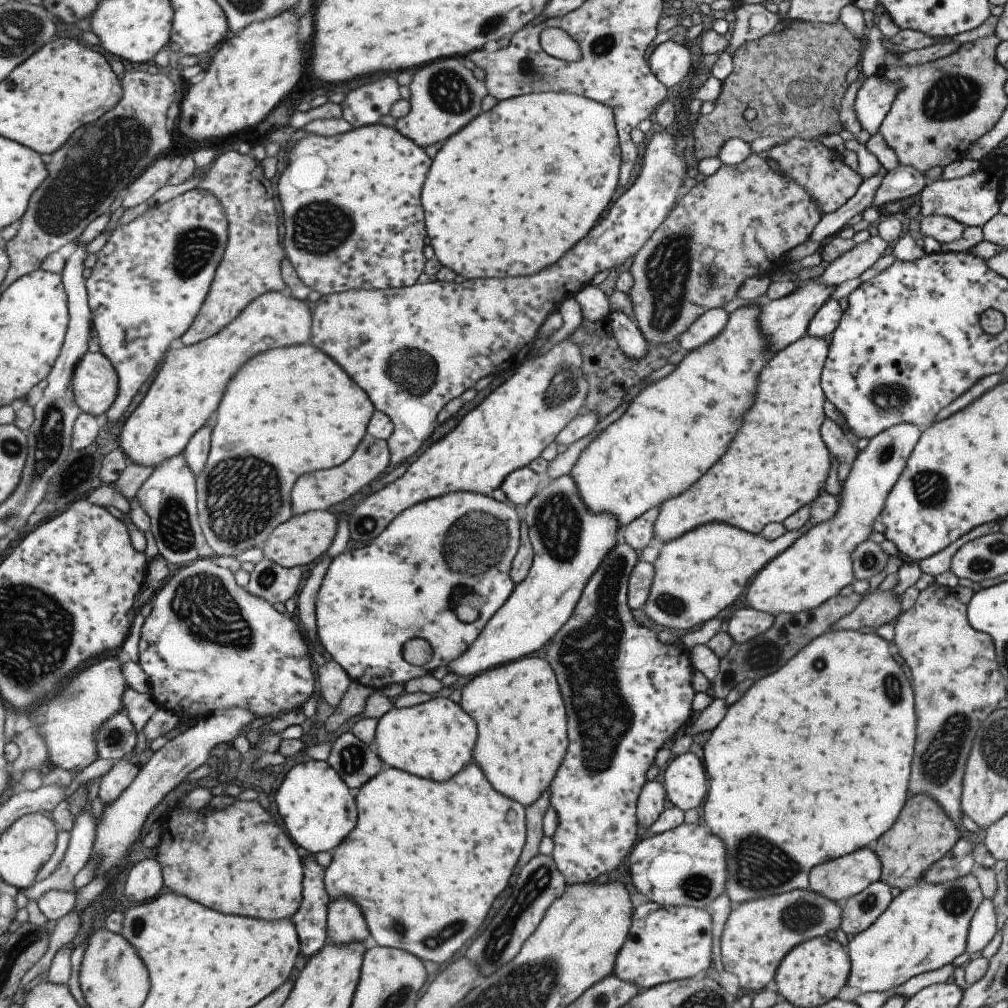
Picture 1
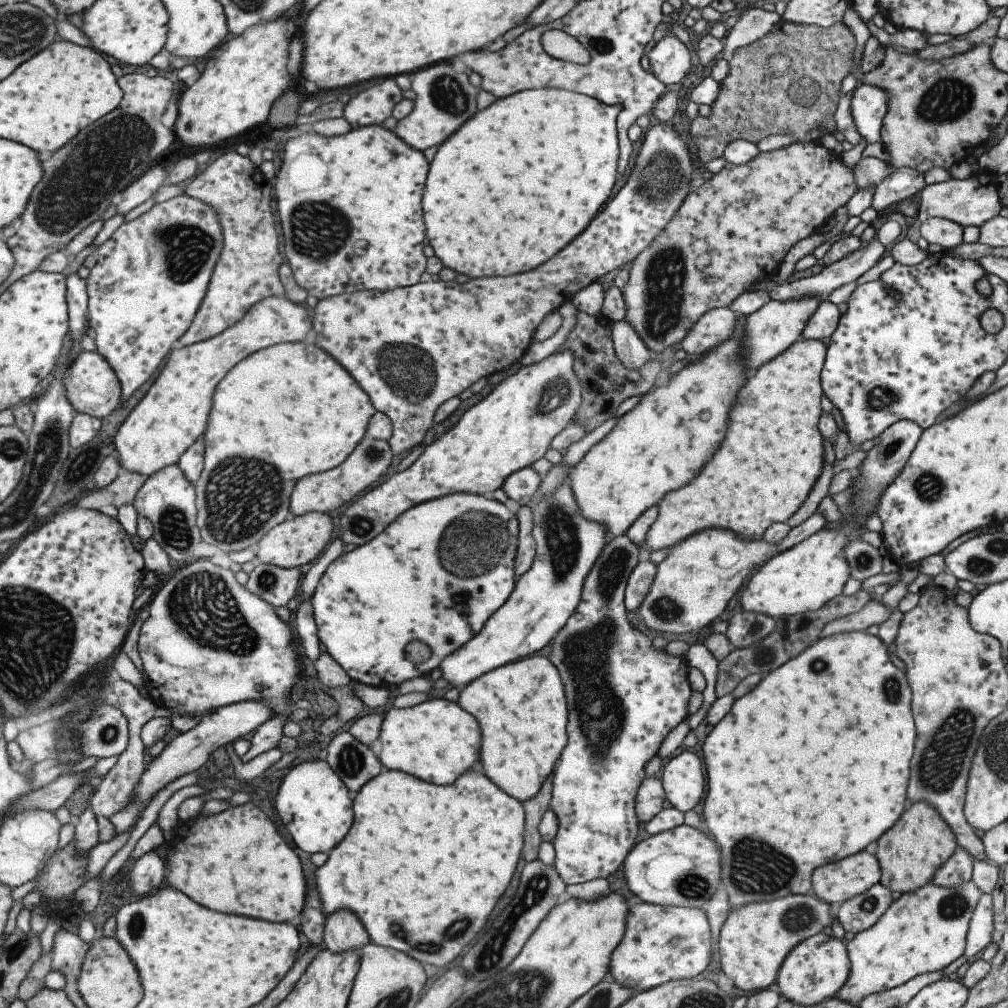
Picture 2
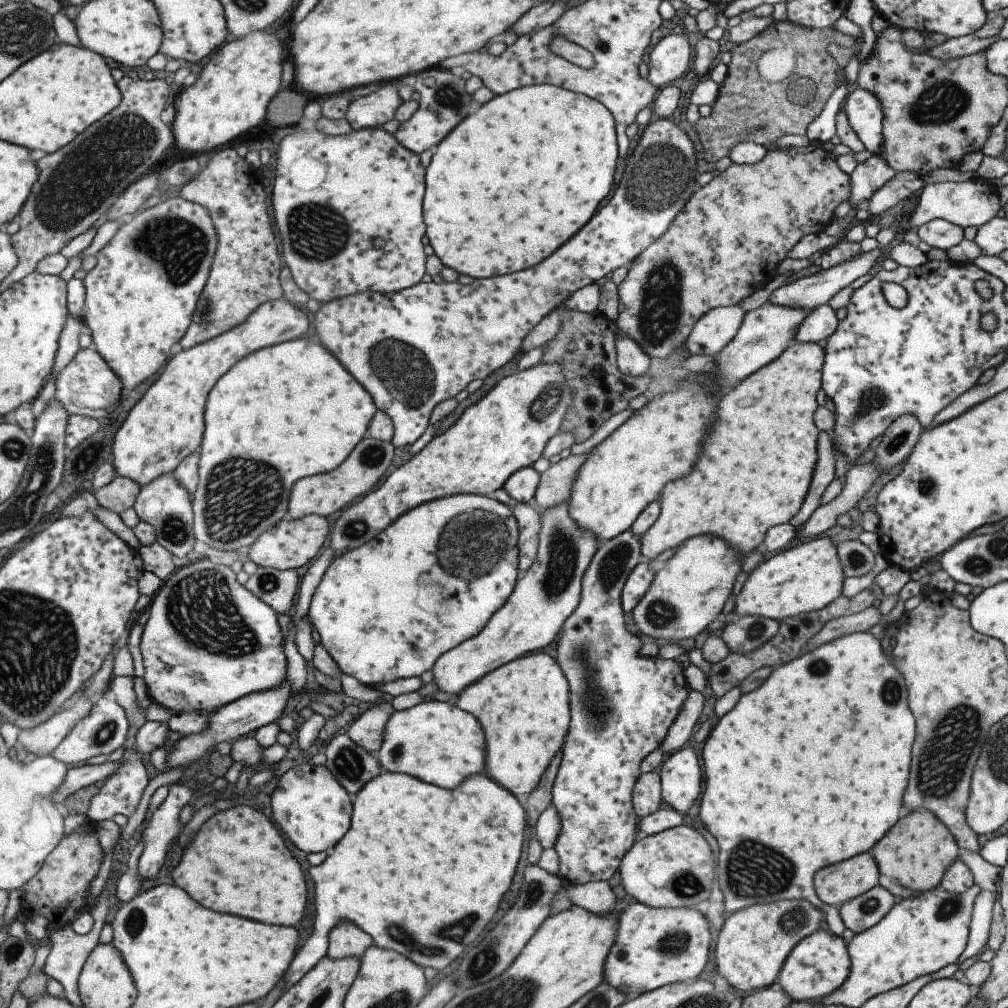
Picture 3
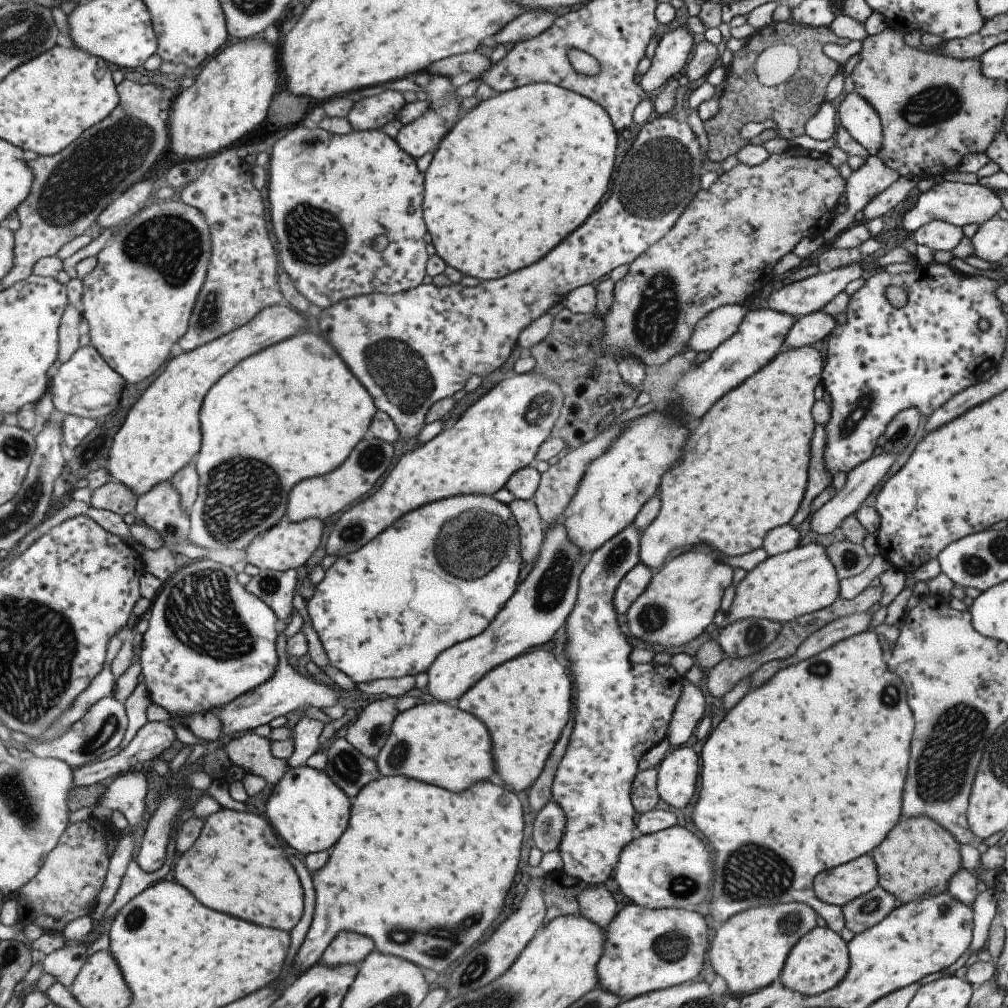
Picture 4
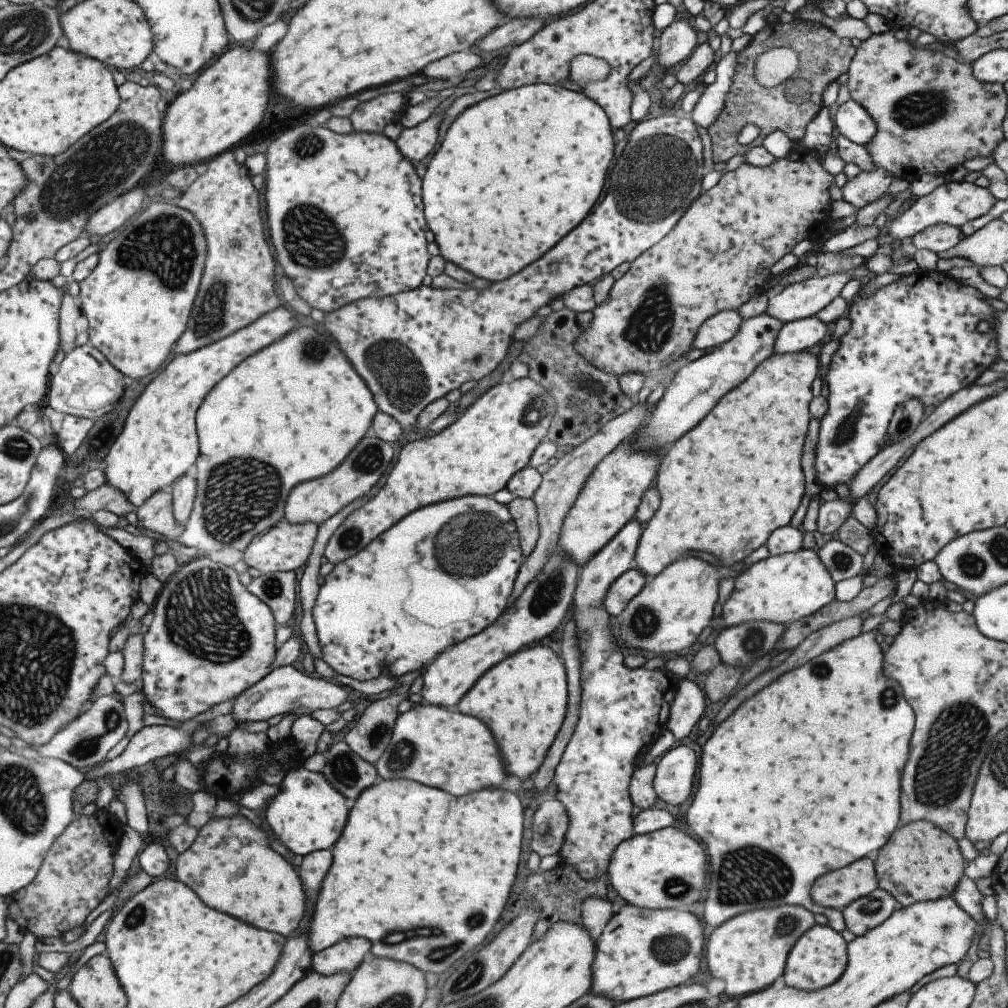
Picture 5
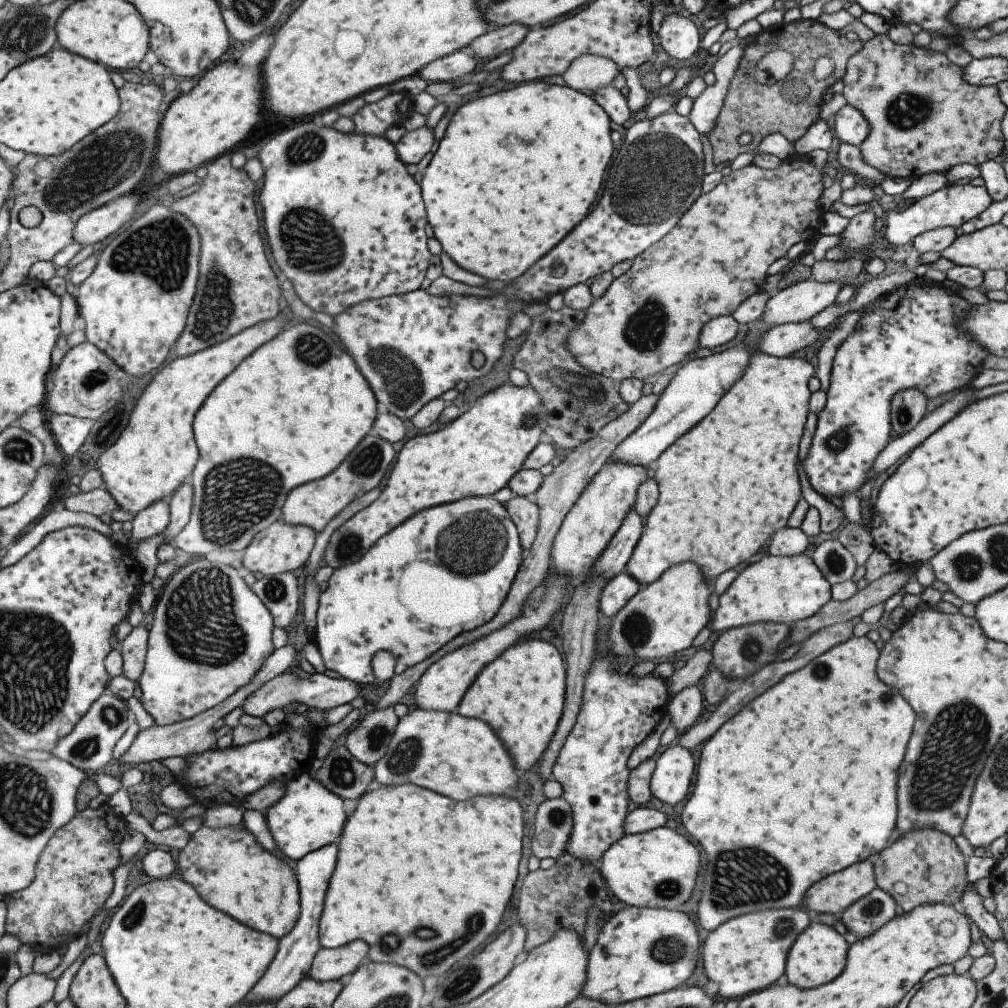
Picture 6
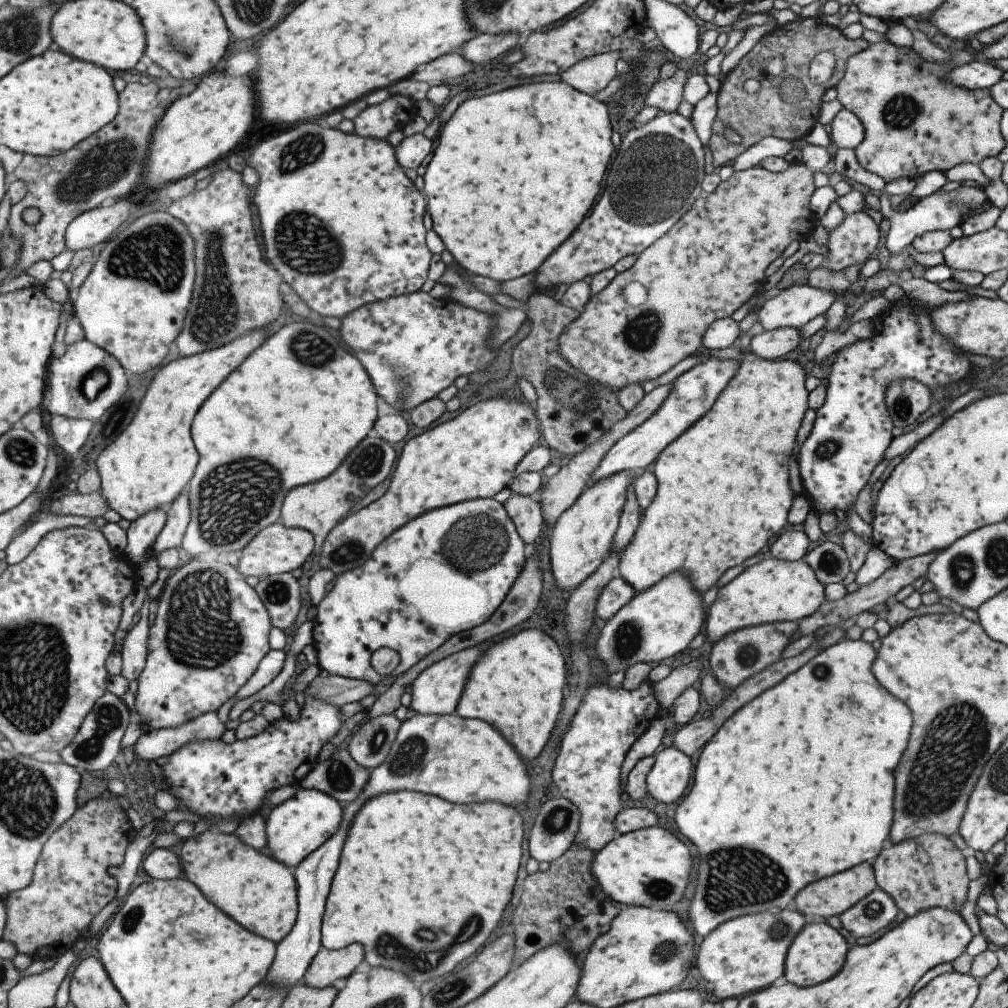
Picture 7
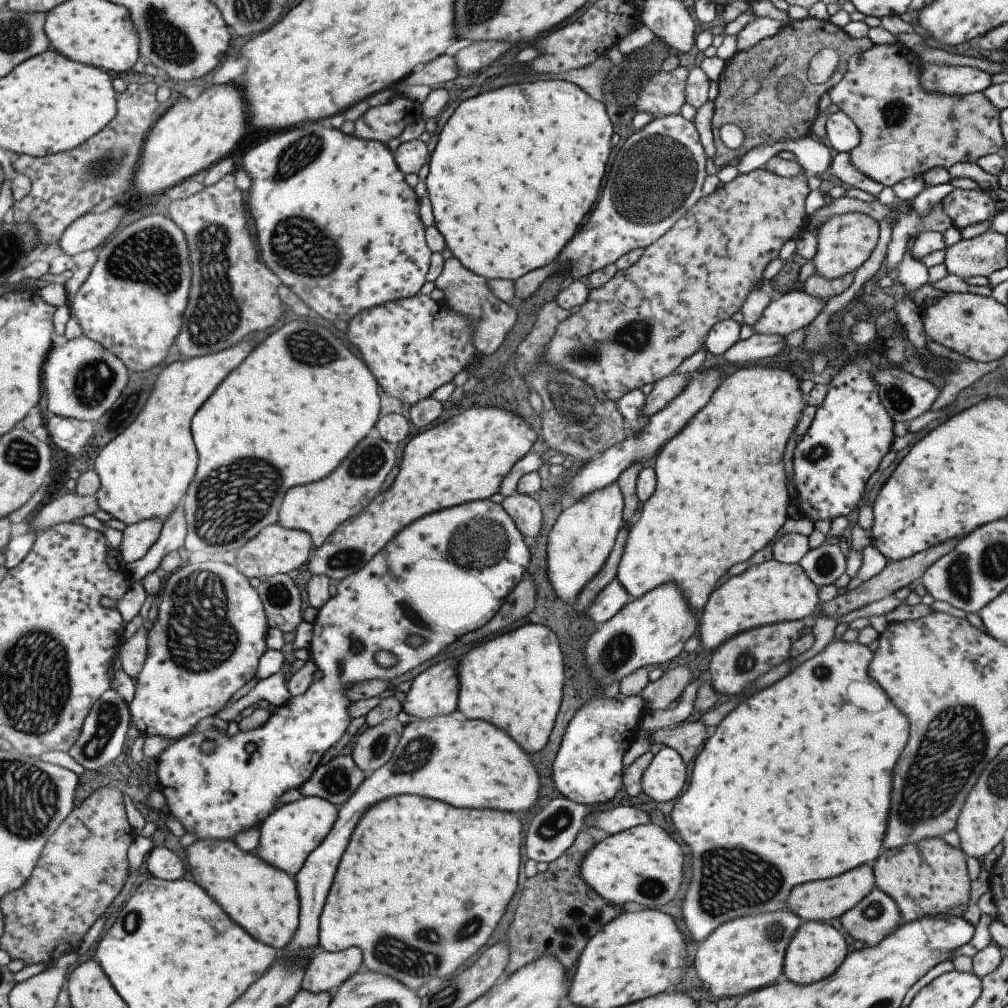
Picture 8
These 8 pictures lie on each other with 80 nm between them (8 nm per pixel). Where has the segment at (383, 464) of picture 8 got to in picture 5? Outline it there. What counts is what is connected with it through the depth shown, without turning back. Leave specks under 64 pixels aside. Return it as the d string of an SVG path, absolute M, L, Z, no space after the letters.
M375 436L361 438L353 450L345 456L341 465L332 472L320 478L301 482L289 492L283 508L283 519L291 524L313 522L319 526L353 500L366 496L387 470L392 456L392 446L386 441L381 441Z

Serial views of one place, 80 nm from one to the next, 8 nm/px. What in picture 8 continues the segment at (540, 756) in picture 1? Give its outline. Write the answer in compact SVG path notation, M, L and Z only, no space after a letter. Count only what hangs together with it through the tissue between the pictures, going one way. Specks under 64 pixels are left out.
M524 624L470 648L458 657L455 666L455 676L458 680L456 711L461 712L464 718L479 718L501 728L528 756L539 752L547 744L562 698L562 657L557 637L541 624Z

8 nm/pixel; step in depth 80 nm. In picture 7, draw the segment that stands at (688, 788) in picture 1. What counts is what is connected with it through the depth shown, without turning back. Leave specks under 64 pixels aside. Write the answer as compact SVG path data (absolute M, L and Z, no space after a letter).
M673 746L659 750L646 776L646 792L665 804L679 800L689 784L691 768L691 760L683 751Z

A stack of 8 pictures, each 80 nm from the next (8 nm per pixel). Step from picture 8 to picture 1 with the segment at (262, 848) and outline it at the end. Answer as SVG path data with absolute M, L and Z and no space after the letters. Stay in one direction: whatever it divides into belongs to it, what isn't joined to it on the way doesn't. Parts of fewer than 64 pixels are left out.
M311 759L291 767L276 790L274 802L291 840L311 855L331 852L356 823L356 804L349 787L327 761Z

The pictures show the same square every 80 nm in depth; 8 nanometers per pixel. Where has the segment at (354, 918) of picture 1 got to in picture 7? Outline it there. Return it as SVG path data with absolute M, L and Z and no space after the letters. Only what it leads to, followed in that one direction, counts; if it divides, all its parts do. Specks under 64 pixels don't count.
M351 943L340 949L321 947L311 959L301 983L313 988L323 988L348 977L364 959L364 948Z

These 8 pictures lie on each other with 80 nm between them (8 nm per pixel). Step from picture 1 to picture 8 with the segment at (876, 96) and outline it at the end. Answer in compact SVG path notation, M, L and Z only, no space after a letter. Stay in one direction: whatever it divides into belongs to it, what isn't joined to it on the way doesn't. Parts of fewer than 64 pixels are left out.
M841 111L827 115L824 128L827 136L824 143L837 153L849 152L859 143L857 128L851 122L851 118L847 118Z

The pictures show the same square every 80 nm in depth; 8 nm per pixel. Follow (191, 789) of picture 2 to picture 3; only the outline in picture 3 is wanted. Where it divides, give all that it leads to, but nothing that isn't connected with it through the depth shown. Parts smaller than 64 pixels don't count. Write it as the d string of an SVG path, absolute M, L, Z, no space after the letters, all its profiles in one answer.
M181 783L171 784L167 796L152 816L150 825L143 832L142 838L146 840L146 847L140 856L138 869L145 880L155 880L161 874L167 844L173 838L177 838L182 828L179 811L185 803L189 802L193 793Z

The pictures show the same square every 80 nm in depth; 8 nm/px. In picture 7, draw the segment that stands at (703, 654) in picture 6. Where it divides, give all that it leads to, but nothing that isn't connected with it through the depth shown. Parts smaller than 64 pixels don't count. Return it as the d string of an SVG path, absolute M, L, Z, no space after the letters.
M696 657L690 663L672 668L666 678L656 683L651 683L660 708L675 705L676 698L687 687L691 687L697 680L699 672L701 672L701 662Z

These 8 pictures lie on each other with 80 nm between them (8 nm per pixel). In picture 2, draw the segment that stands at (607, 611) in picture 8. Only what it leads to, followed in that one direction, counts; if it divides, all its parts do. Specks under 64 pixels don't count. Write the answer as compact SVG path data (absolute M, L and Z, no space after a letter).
M649 560L638 562L626 581L624 607L627 611L637 611L651 586L656 565Z

